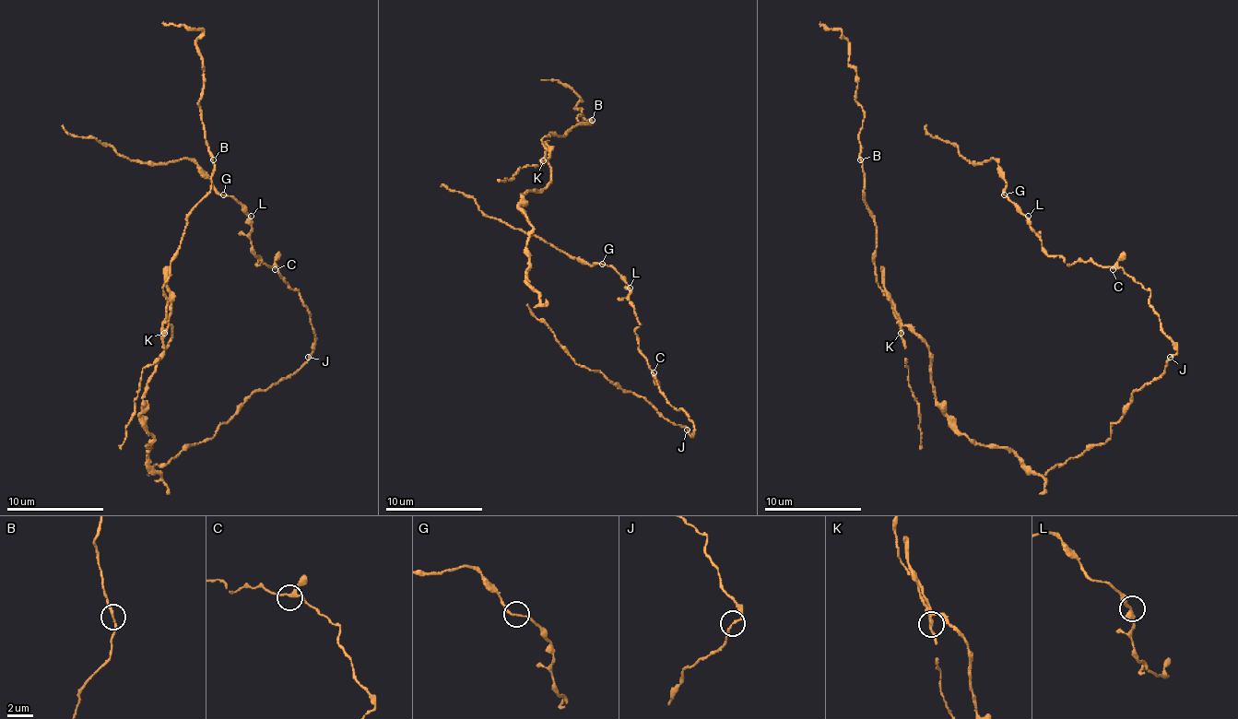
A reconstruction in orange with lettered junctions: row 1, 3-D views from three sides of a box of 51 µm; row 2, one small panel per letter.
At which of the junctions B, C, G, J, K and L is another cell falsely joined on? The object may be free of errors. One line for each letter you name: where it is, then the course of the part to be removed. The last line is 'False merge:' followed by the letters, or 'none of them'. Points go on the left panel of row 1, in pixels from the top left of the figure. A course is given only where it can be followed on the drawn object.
K: place (164, 333); course (163, 332), (169, 324), (166, 344), (147, 385), (142, 419), (154, 439), (147, 446), (149, 463), (169, 494)
False merge: K

